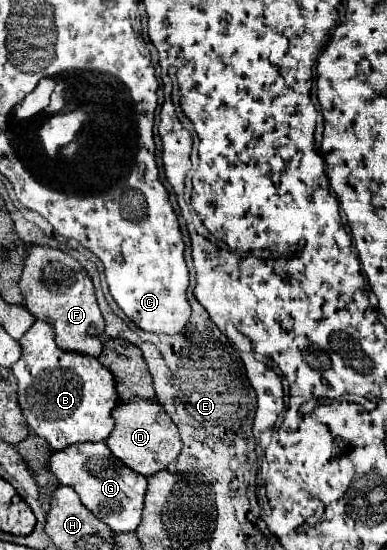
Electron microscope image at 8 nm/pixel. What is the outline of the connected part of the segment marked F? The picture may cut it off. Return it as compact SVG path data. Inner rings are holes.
M33 246L29 256L25 258L19 288L25 296L27 310L35 318L49 322L53 326L55 342L59 348L87 354L87 356L101 354L105 320L95 302L93 282L89 274L83 270L83 266L73 256L61 250L55 250L55 248Z

